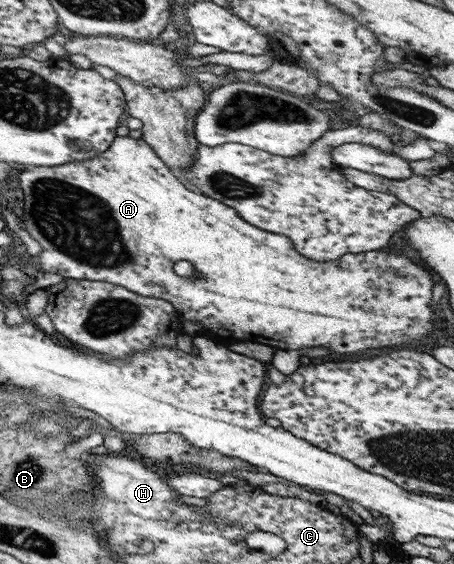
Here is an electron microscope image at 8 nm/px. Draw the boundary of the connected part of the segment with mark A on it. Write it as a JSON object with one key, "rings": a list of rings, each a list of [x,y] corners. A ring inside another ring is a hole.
{"rings":[[[116,136],[99,157],[91,157],[87,161],[67,163],[53,167],[25,167],[18,174],[19,185],[23,194],[23,218],[21,226],[41,246],[37,255],[40,270],[57,273],[63,278],[74,280],[107,281],[119,285],[143,297],[163,298],[178,312],[182,321],[195,321],[199,325],[199,333],[193,338],[207,337],[223,346],[235,341],[263,343],[273,349],[307,349],[307,347],[325,347],[331,353],[355,353],[373,347],[393,347],[403,343],[413,343],[423,339],[433,329],[433,307],[431,306],[431,289],[436,283],[433,275],[423,267],[411,262],[399,252],[369,251],[361,253],[346,253],[334,260],[311,261],[299,254],[292,242],[278,233],[269,233],[243,221],[236,211],[201,193],[195,193],[186,188],[166,169],[160,157],[142,139]],[[176,261],[189,261],[193,265],[193,276],[177,276],[173,272]]]}

